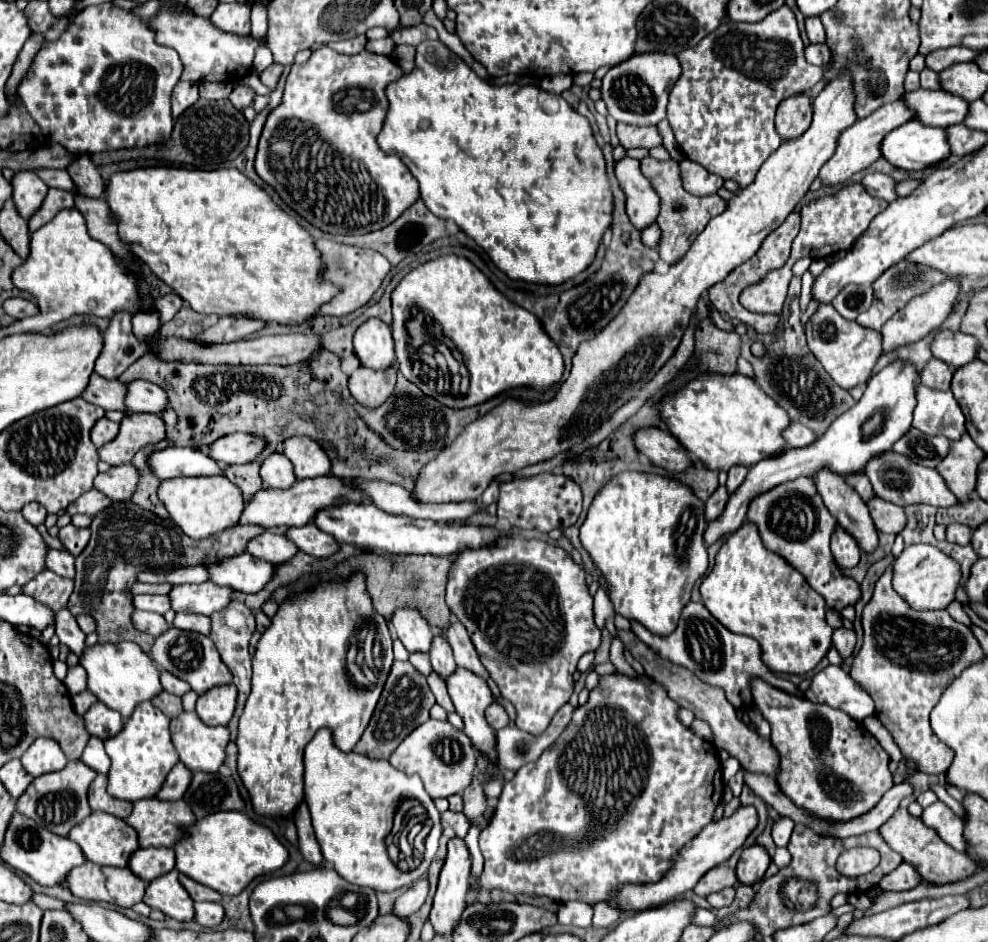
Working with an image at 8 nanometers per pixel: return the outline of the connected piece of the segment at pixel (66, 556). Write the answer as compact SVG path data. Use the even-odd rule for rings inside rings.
M49 548L45 554L45 564L49 570L53 570L59 576L67 576L67 578L75 576L75 556L67 550Z

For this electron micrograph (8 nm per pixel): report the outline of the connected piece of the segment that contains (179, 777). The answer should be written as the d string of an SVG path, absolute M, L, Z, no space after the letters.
M181 762L175 766L175 770L171 770L171 774L167 776L167 782L163 784L163 790L159 790L157 798L161 800L181 800L191 784L193 772L187 770Z

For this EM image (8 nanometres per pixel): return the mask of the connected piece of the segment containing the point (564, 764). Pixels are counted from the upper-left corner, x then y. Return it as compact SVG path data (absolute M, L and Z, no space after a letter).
M613 672L605 674L599 678L599 686L591 690L587 704L577 706L573 712L571 722L543 754L539 760L523 766L517 770L515 778L511 782L505 782L503 792L499 796L499 804L495 808L495 814L489 822L489 826L481 832L479 836L479 848L485 858L485 866L479 878L471 882L469 896L471 902L479 900L481 890L503 890L509 894L535 894L535 896L547 896L559 904L569 902L569 900L581 900L585 904L597 904L597 902L609 902L623 886L627 884L651 884L659 882L667 870L673 866L673 856L679 854L679 850L693 840L703 826L707 826L713 820L715 808L721 804L723 796L723 782L721 782L721 760L717 756L717 748L695 736L691 728L683 726L679 720L679 704L667 696L667 688L661 686L657 680L649 678L647 674L643 676L627 676L623 672Z

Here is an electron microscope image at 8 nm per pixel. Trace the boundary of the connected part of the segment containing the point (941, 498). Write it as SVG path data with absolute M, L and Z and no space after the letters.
M893 450L881 452L875 458L871 458L867 462L867 466L863 468L867 478L873 484L873 492L877 496L881 496L883 500L889 500L893 504L899 506L907 506L907 504L933 504L933 506L953 506L957 504L957 498L951 494L951 490L945 486L945 480L939 476L937 470L933 468L925 468L919 466L915 462L911 462L907 456L897 454Z

